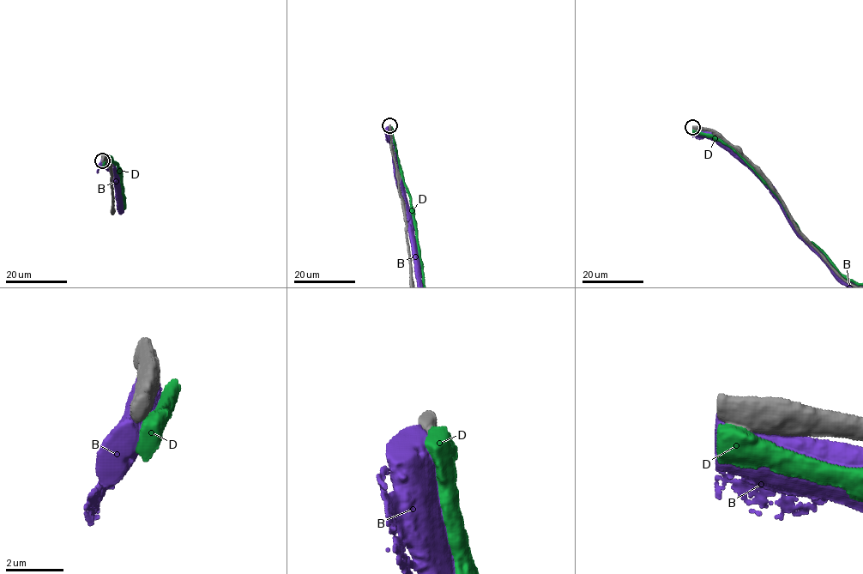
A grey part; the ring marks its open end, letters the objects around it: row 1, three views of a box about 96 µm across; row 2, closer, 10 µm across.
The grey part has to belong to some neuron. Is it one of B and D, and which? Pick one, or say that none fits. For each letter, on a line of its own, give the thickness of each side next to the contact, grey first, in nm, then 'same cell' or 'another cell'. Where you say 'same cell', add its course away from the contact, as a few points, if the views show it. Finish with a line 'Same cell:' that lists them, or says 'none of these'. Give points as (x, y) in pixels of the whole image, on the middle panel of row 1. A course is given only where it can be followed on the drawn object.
B: 850 nm thick on the grey side, 750 nm on the other; another cell
D: 600 nm thick on the grey side, 750 nm on the other; another cell
Same cell: none of these

